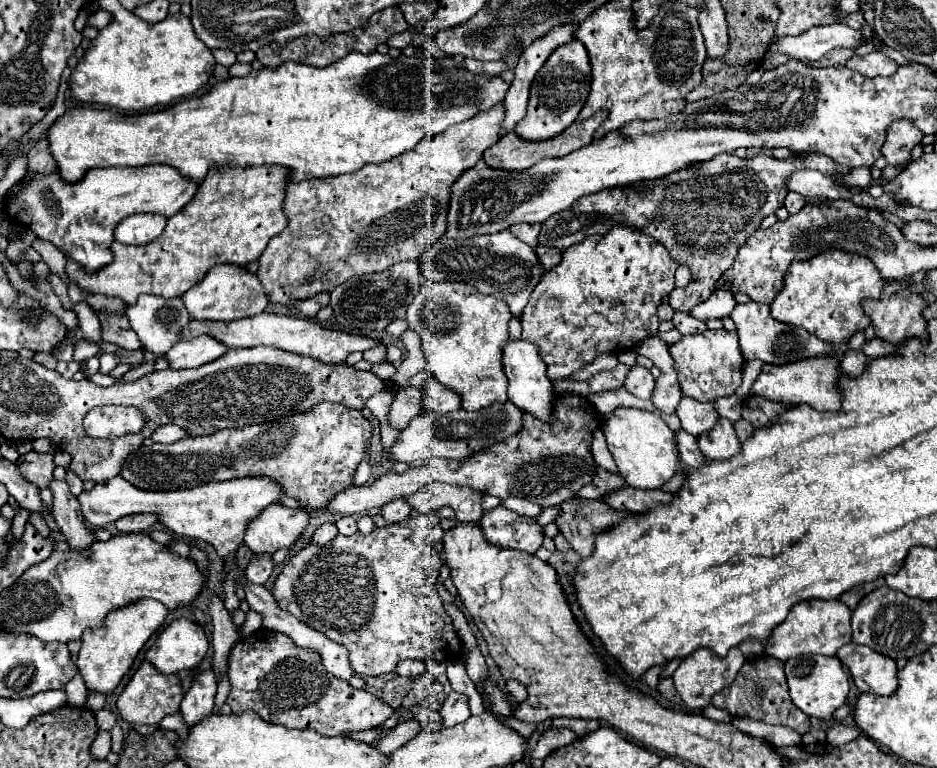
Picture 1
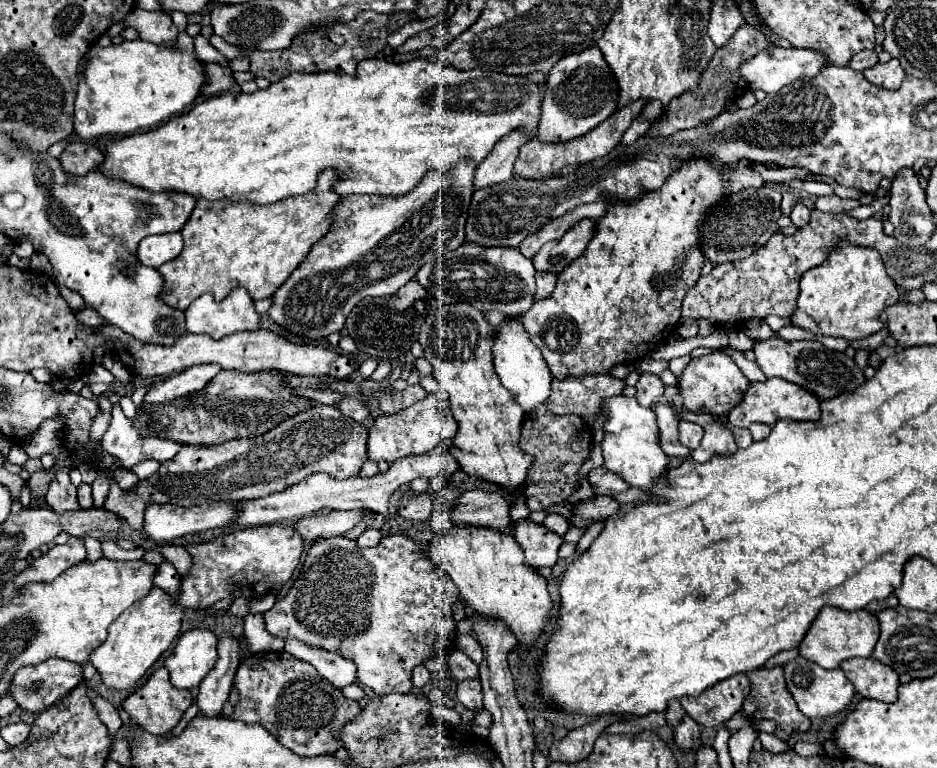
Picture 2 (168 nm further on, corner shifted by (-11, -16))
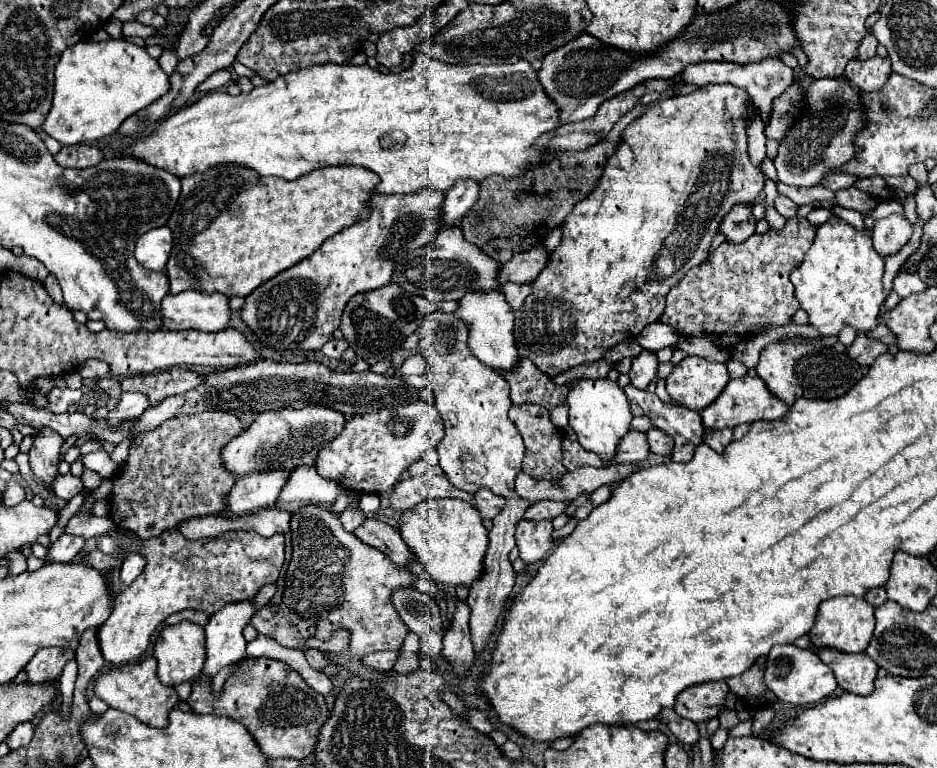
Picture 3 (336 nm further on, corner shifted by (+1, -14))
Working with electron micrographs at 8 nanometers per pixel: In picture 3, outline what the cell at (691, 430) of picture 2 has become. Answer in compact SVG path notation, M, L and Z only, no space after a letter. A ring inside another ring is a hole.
M648 430L648 444L650 444L650 450L654 454L662 454L662 456L670 456L672 454L672 438L670 434L664 434L662 430Z

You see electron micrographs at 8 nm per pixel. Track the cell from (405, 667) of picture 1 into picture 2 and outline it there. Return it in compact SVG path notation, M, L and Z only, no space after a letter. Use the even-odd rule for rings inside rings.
M416 666L414 670L412 670L412 684L416 686L416 688L422 688L424 684L428 684L430 682L430 672L424 668L424 666Z

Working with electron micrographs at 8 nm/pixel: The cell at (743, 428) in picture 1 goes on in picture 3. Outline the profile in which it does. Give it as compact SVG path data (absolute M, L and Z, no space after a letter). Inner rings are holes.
M714 430L710 436L704 436L704 442L708 442L708 446L712 446L716 452L722 452L732 442L732 430Z

